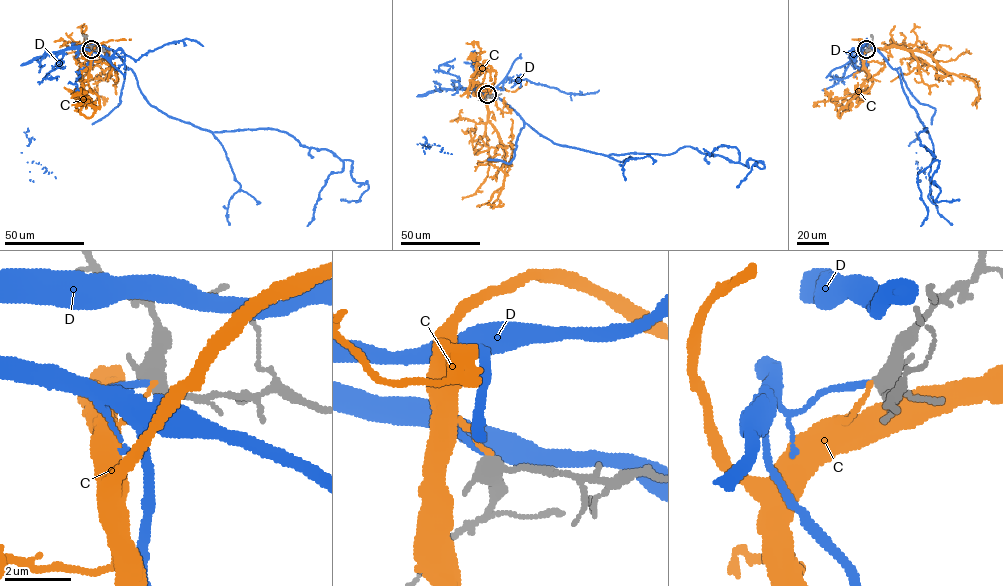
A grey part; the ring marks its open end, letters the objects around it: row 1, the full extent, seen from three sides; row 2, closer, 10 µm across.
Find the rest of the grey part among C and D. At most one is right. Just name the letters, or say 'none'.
D

